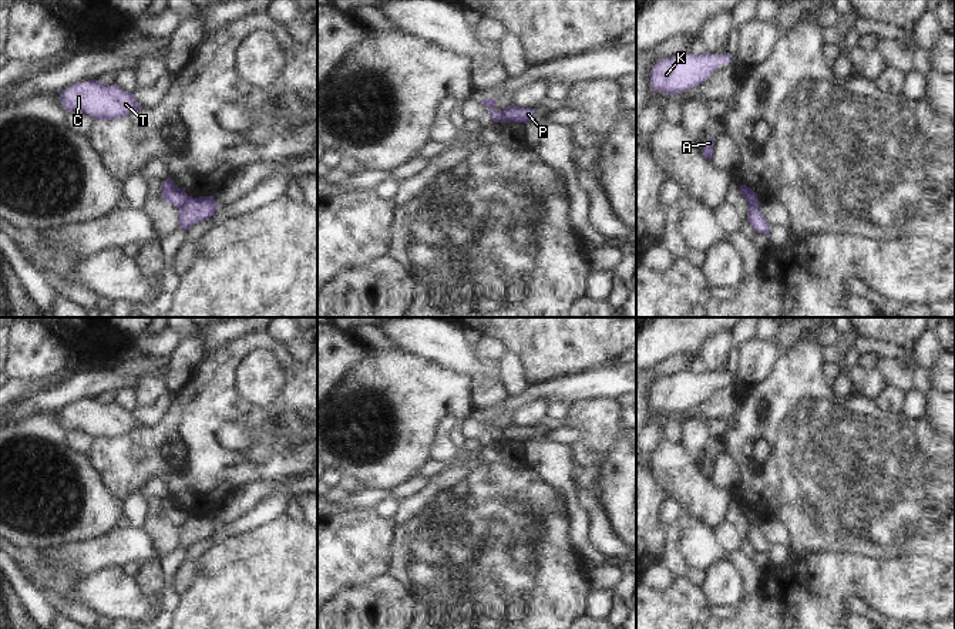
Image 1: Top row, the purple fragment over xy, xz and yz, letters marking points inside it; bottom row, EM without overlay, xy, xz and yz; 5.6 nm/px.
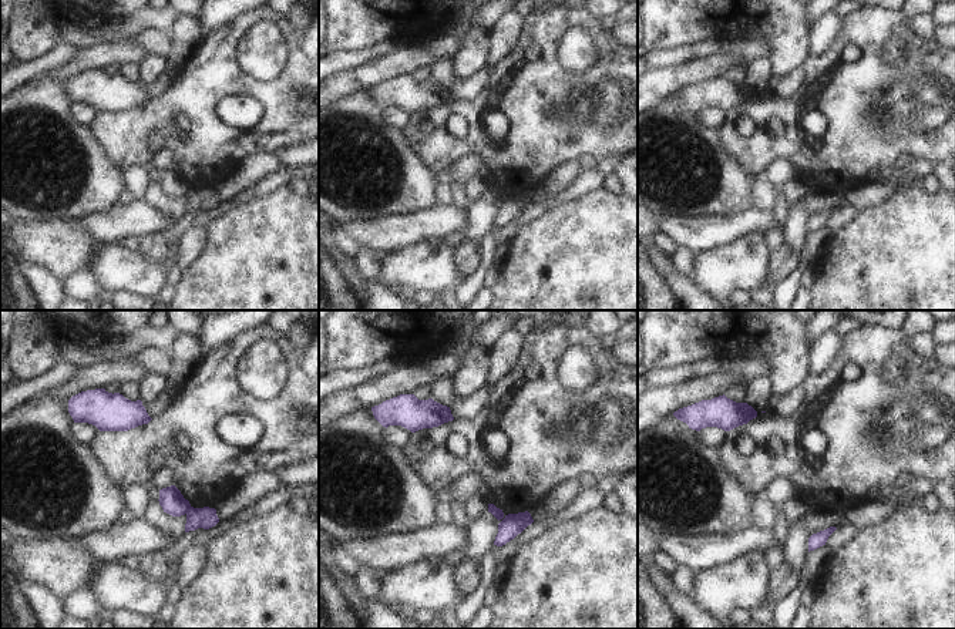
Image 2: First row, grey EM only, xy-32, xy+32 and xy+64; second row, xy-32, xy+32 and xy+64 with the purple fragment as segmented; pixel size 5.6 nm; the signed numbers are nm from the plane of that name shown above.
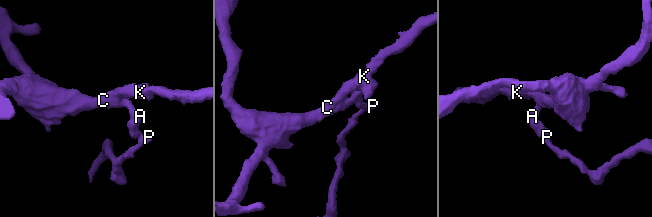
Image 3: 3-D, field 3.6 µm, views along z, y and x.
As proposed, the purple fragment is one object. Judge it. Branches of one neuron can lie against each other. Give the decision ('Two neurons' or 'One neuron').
Two neurons

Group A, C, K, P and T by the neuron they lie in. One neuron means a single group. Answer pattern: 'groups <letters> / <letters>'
groups A C K T / P

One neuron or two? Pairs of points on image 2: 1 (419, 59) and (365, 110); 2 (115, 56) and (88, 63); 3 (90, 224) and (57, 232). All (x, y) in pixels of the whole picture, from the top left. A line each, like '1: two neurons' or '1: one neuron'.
1: two neurons
2: one neuron
3: two neurons

